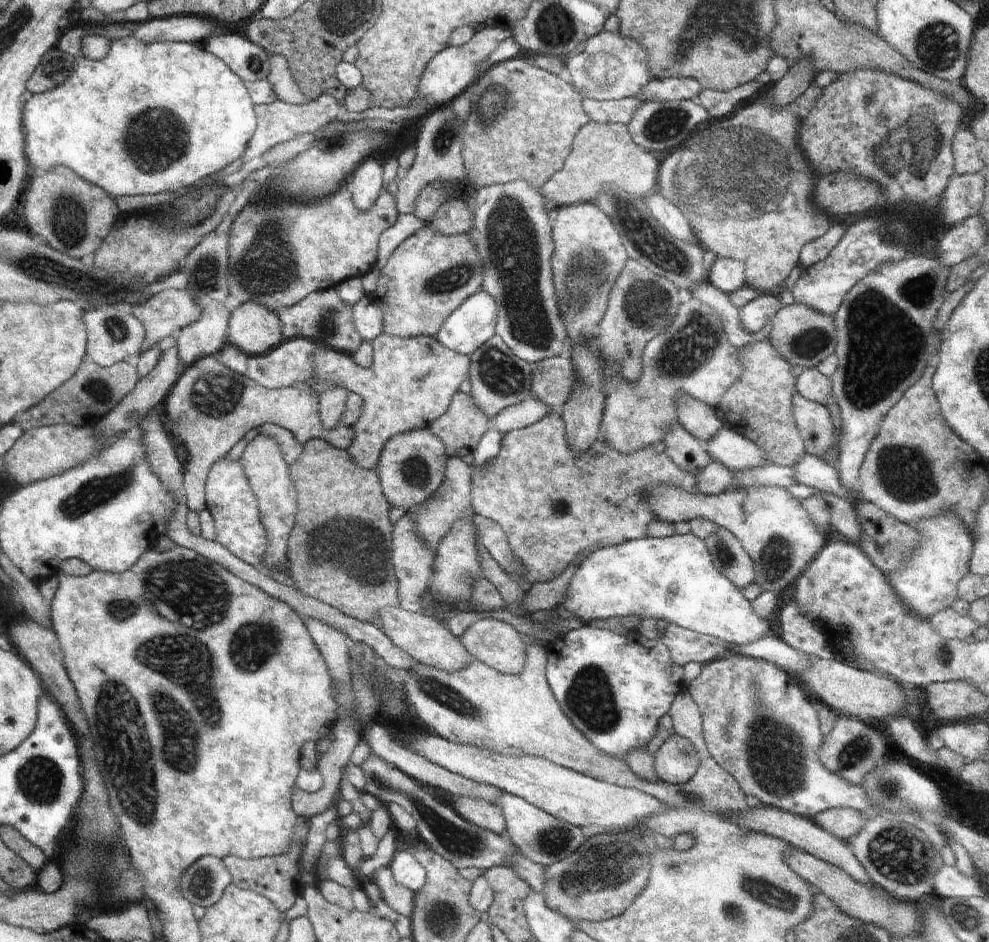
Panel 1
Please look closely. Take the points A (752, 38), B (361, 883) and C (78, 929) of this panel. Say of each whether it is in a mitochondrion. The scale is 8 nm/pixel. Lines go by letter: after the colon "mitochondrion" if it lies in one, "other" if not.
A: mitochondrion
B: other
C: other

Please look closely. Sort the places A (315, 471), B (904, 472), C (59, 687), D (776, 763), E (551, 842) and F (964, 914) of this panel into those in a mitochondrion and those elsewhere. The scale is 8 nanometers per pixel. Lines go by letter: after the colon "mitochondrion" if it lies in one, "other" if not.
A: other
B: mitochondrion
C: mitochondrion
D: mitochondrion
E: mitochondrion
F: mitochondrion

